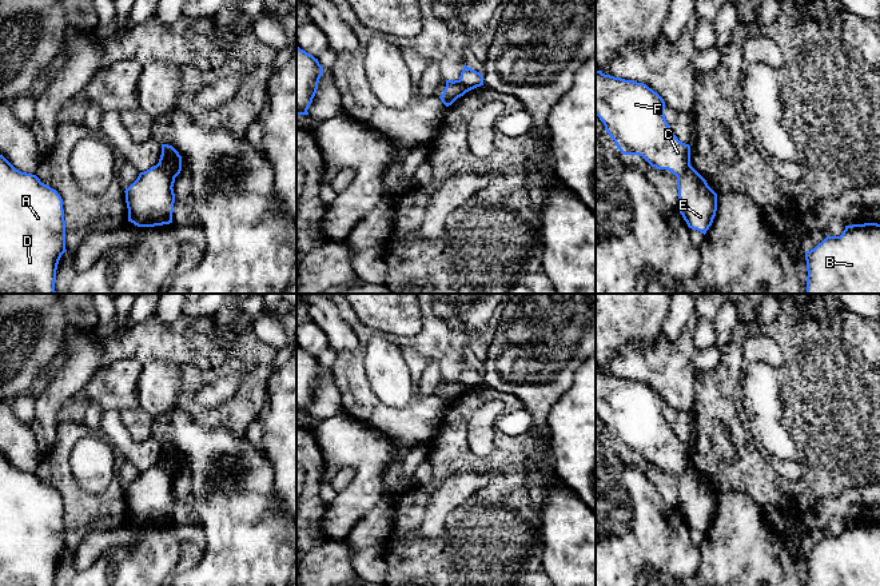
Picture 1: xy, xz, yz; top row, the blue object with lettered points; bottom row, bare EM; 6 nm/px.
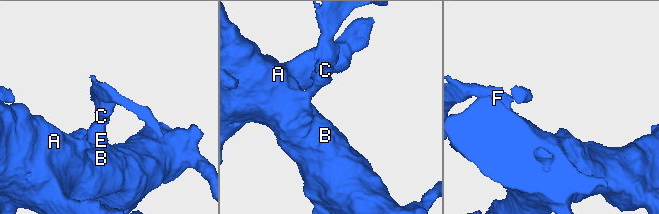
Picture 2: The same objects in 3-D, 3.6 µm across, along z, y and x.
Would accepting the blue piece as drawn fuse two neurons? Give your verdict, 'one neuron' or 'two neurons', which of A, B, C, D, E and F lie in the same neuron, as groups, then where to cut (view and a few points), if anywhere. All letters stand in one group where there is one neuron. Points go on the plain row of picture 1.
two neurons; groups A B D E / C F; cut xy (158, 462), (174, 477)

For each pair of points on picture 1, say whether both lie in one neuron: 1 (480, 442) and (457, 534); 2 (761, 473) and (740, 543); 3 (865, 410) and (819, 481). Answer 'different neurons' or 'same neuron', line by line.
1: different neurons
2: different neurons
3: same neuron

